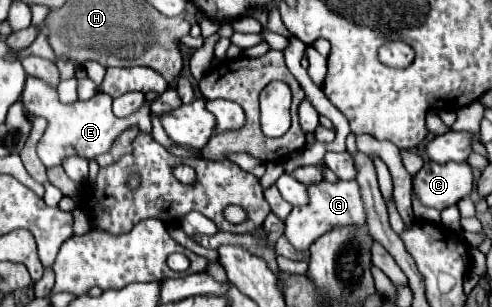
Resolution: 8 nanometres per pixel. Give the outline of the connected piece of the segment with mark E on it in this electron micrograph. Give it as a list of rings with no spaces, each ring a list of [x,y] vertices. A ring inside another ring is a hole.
[[[27,77],[25,81],[25,109],[29,115],[33,117],[45,117],[47,119],[47,131],[41,139],[41,143],[37,145],[37,155],[43,161],[45,167],[55,167],[61,163],[61,159],[71,157],[71,155],[79,155],[79,157],[87,157],[87,159],[95,159],[103,153],[109,153],[115,139],[129,127],[139,127],[139,133],[149,135],[151,133],[151,111],[149,111],[149,103],[157,97],[157,93],[147,93],[147,105],[141,107],[137,113],[133,113],[127,119],[119,119],[115,117],[112,111],[111,97],[107,97],[105,93],[97,93],[88,101],[76,101],[74,106],[63,105],[57,99],[57,91],[51,89],[49,85],[45,85],[43,81],[35,79],[35,77]]]

